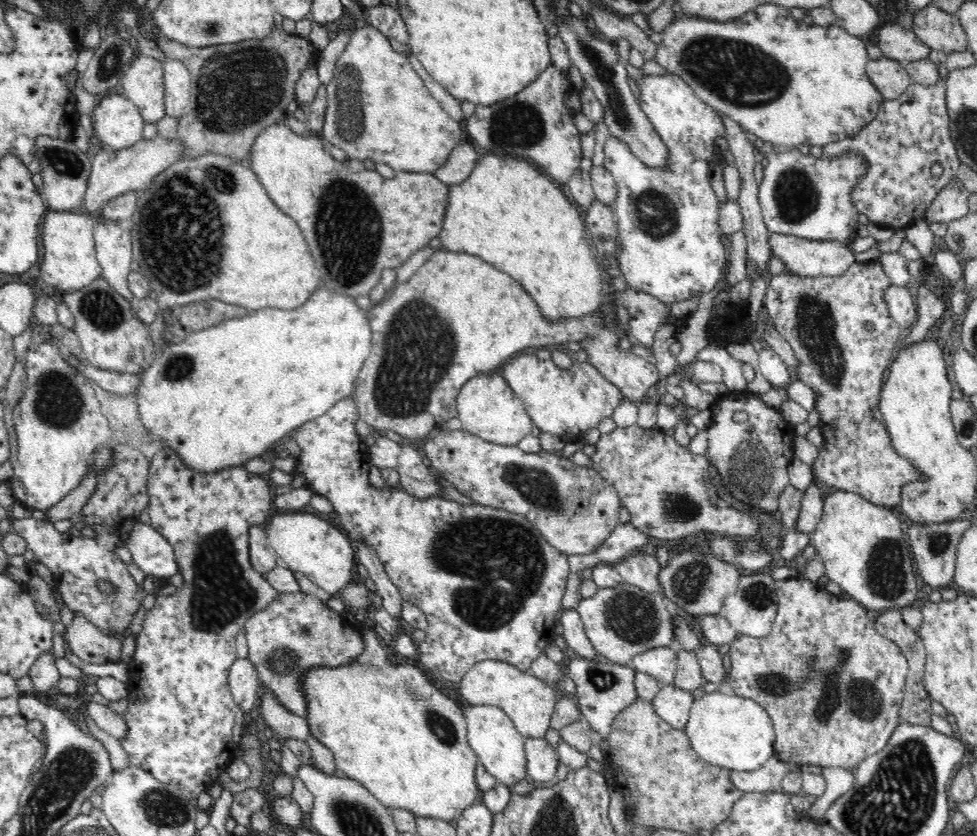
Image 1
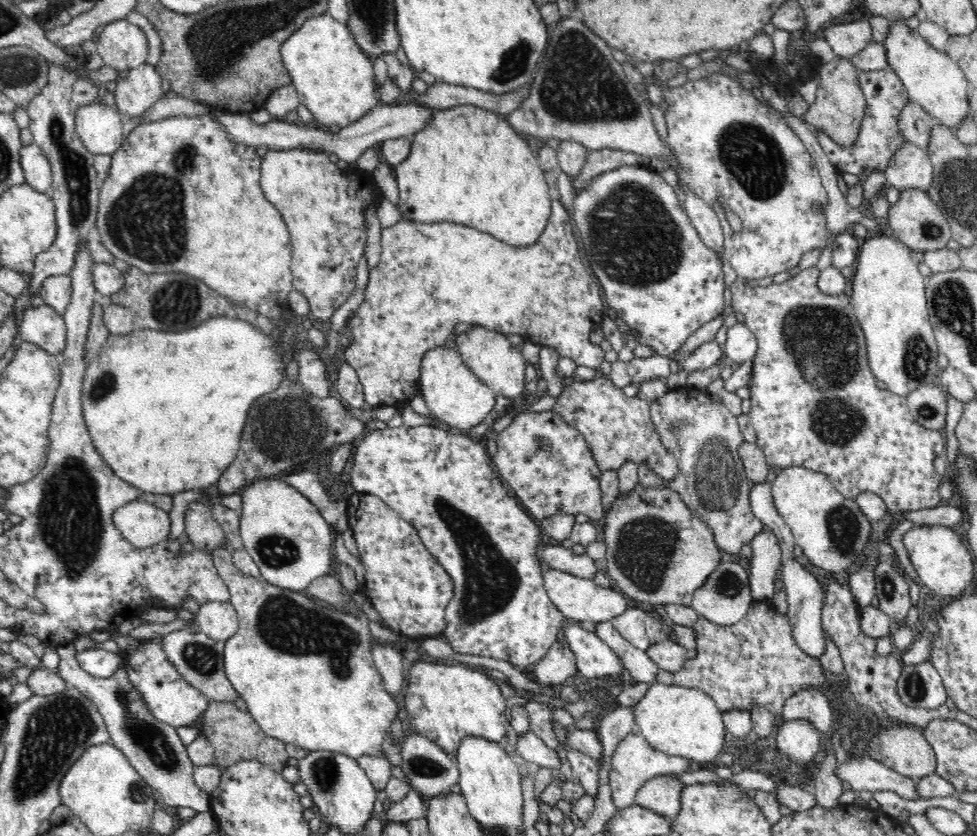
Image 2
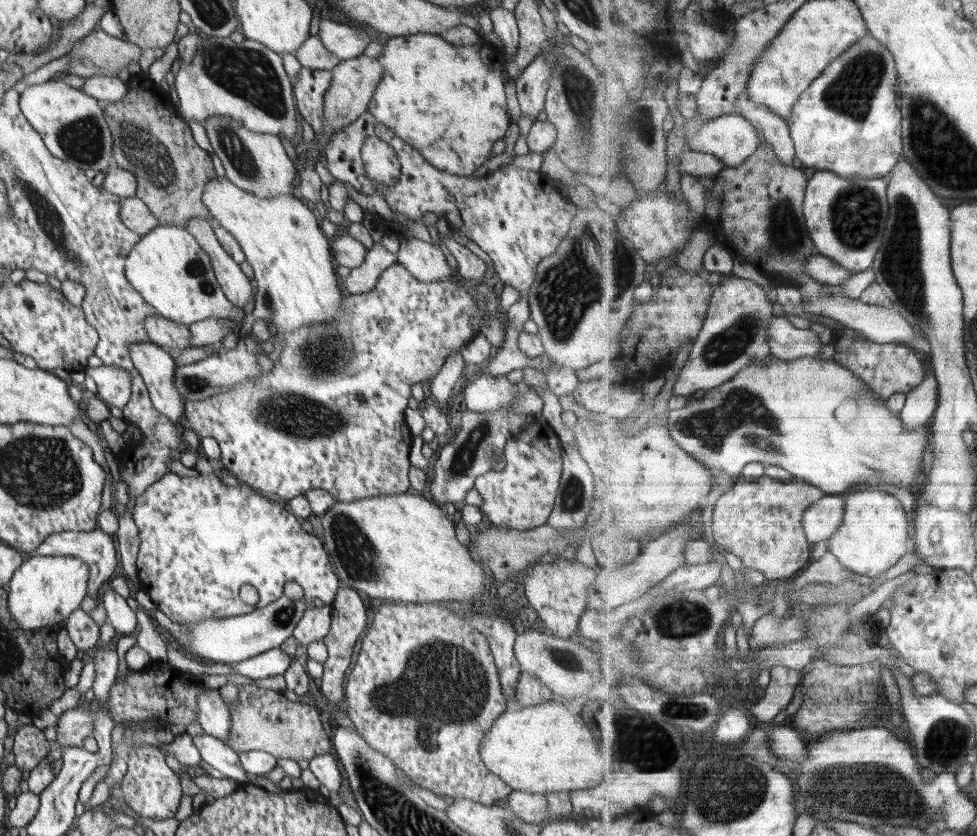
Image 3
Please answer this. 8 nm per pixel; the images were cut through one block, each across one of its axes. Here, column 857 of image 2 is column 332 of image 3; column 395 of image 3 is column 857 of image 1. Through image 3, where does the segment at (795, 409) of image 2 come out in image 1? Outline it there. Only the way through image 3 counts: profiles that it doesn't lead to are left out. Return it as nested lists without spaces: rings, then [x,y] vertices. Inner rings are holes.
[[[879,259],[870,262],[856,263],[850,266],[849,270],[840,276],[798,276],[793,272],[782,271],[778,275],[767,275],[767,287],[765,289],[765,297],[763,298],[763,312],[765,316],[770,318],[776,330],[782,335],[782,338],[792,348],[799,365],[795,370],[791,369],[794,379],[800,380],[806,386],[809,386],[816,393],[816,412],[820,415],[819,427],[822,431],[823,444],[822,448],[818,449],[818,456],[811,466],[813,476],[826,486],[831,486],[833,490],[843,490],[862,495],[872,504],[877,504],[883,507],[895,507],[901,502],[901,490],[904,484],[916,482],[916,480],[924,480],[924,475],[918,473],[917,469],[904,456],[899,456],[897,450],[892,445],[890,434],[885,428],[885,424],[881,418],[874,412],[878,409],[879,401],[881,400],[881,390],[886,370],[894,358],[898,344],[906,335],[906,332],[900,328],[900,325],[891,317],[890,311],[886,306],[886,301],[883,299],[883,290],[891,285],[890,279],[883,271]]]

